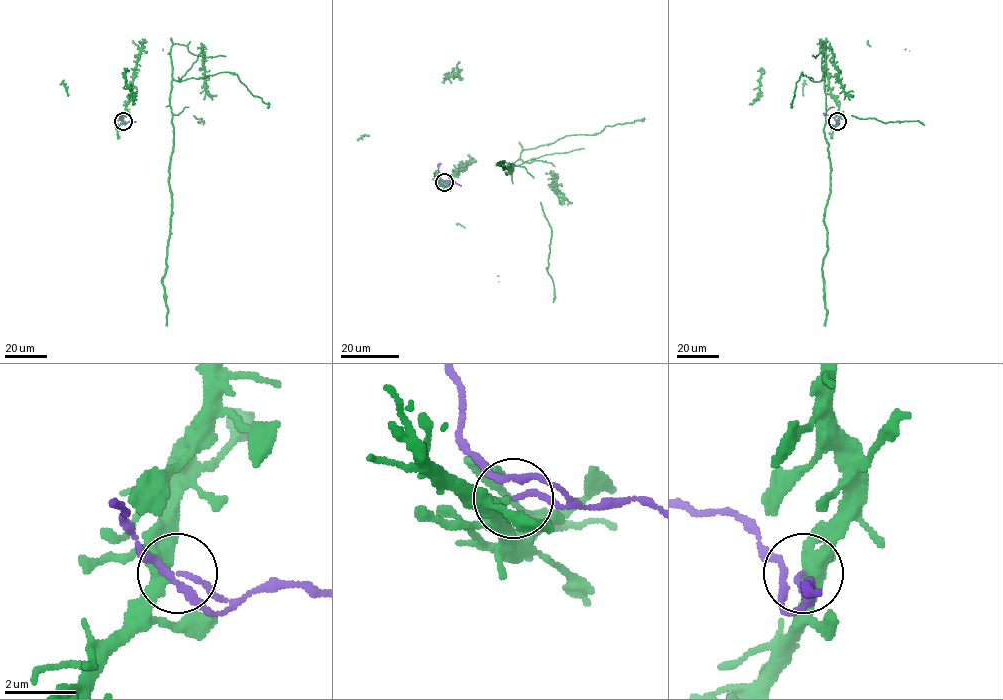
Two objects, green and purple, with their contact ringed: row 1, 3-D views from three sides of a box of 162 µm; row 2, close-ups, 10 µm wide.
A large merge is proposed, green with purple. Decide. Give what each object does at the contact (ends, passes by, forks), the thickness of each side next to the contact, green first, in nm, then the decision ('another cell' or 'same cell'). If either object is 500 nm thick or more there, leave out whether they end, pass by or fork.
green passes by; purple ends; calibres 440 and 130 nm; another cell

